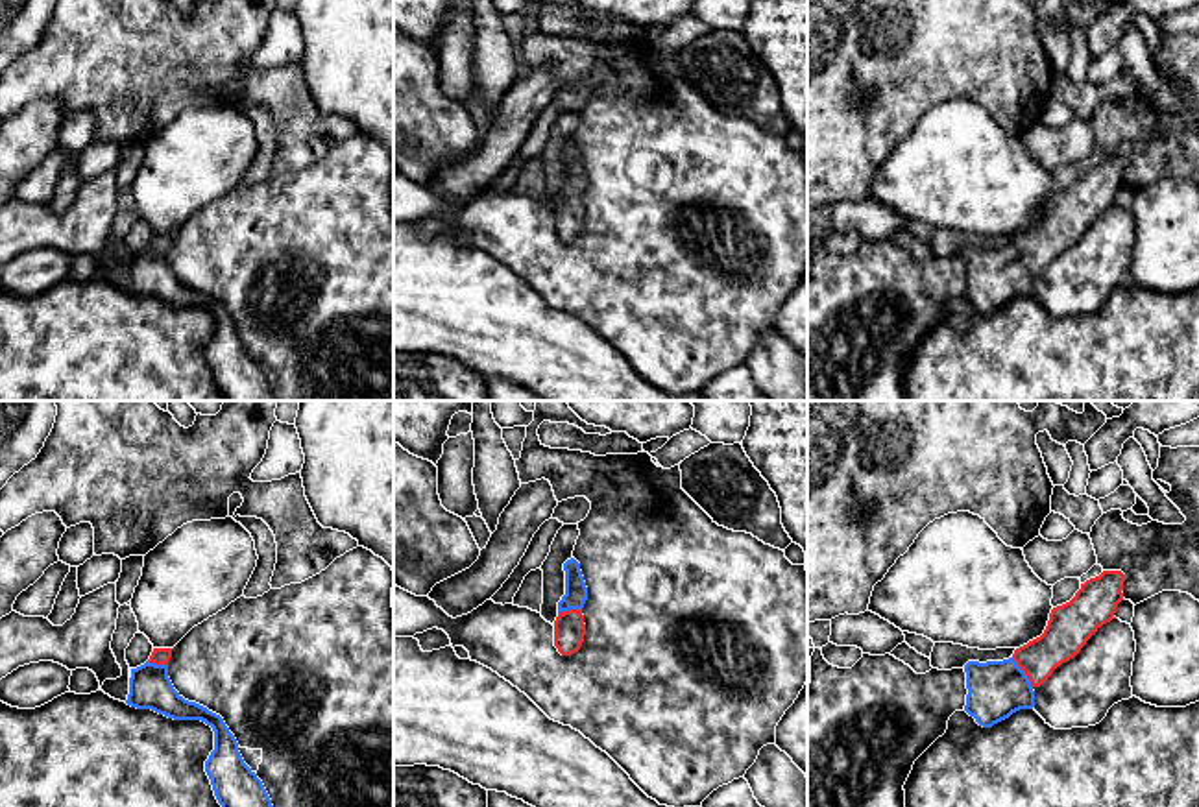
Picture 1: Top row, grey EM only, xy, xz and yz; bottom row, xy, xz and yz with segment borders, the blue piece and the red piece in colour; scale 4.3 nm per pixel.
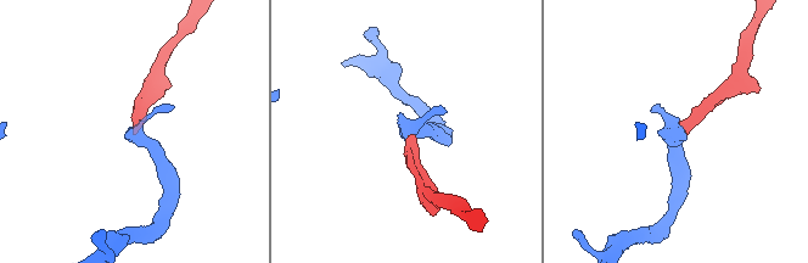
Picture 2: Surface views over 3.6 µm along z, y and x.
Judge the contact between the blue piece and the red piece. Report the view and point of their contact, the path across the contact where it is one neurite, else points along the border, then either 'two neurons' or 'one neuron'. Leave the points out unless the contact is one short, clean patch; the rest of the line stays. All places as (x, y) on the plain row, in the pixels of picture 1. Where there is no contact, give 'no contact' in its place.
contact yz (1024, 259); way yz (996, 276), (1005, 274), (1024, 259), (1065, 222); one neuron

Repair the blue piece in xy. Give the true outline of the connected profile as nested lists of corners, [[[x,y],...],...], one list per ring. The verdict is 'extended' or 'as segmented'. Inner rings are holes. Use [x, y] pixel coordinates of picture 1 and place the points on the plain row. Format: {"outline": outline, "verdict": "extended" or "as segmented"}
{"outline": [[[153,235],[150,246],[131,255],[126,290],[137,295],[151,295],[174,307],[201,307],[214,318],[214,336],[205,347],[214,382],[224,401],[275,401],[272,386],[244,349],[235,321],[224,305],[207,294],[185,286],[168,264],[172,235]]], "verdict": "extended"}

